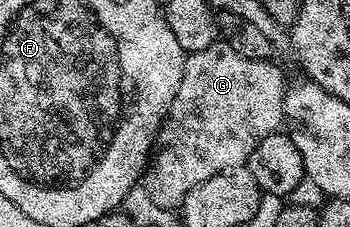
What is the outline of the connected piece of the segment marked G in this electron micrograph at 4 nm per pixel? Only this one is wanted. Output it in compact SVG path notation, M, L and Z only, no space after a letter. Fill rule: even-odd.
M223 40L194 54L185 55L179 92L175 92L169 115L161 123L149 165L143 175L147 196L151 196L159 208L176 211L195 184L203 184L203 180L211 180L211 176L219 176L228 170L242 169L248 163L251 152L255 152L255 144L282 129L287 81L275 63L273 60L251 60L239 56L239 52L235 52L235 48Z

